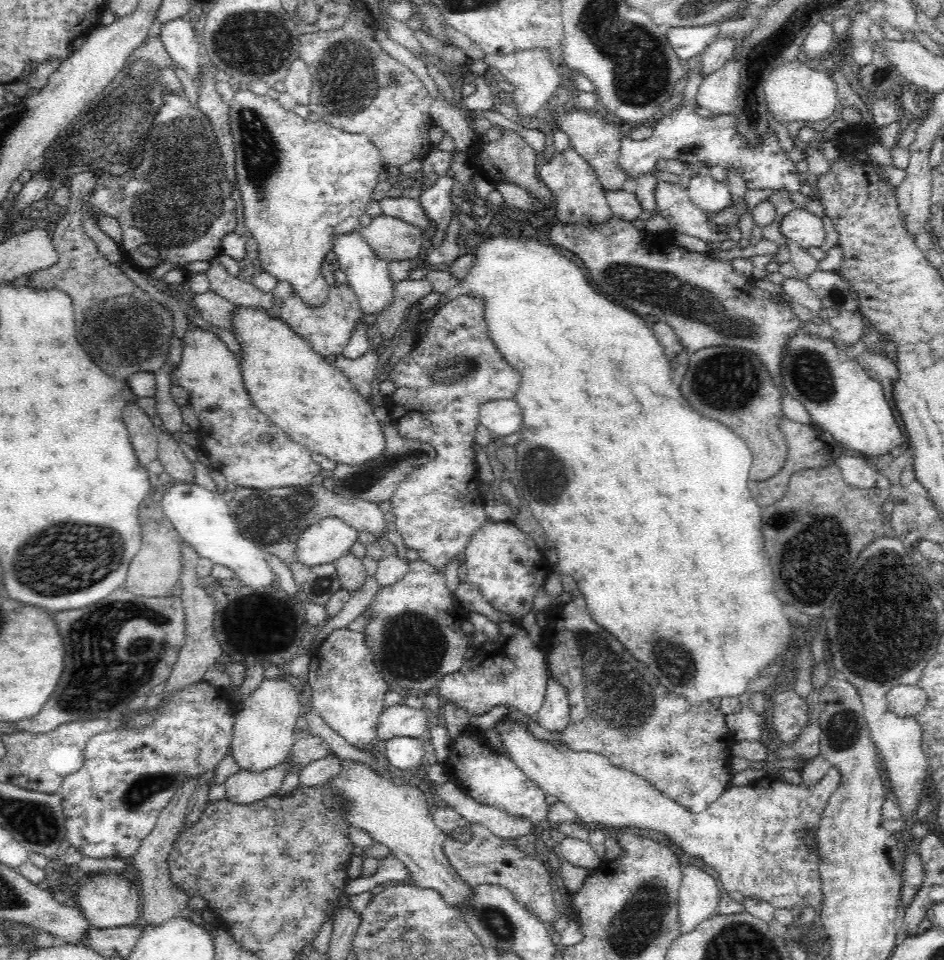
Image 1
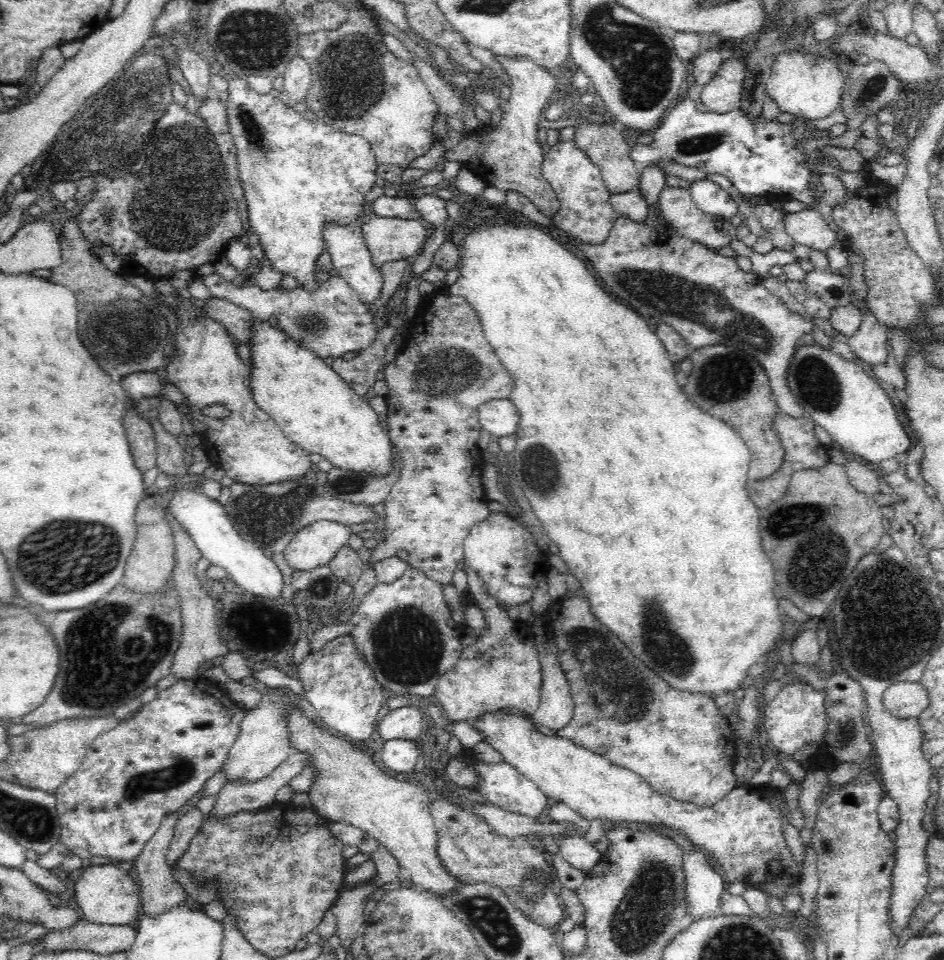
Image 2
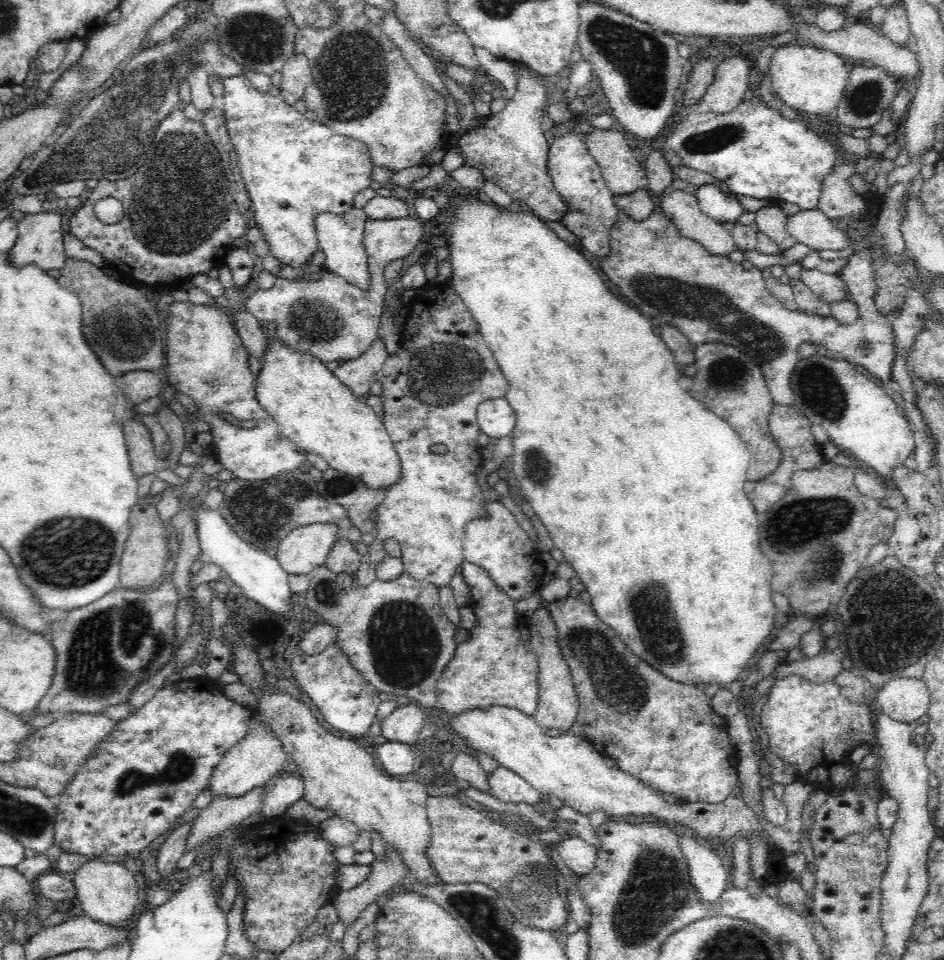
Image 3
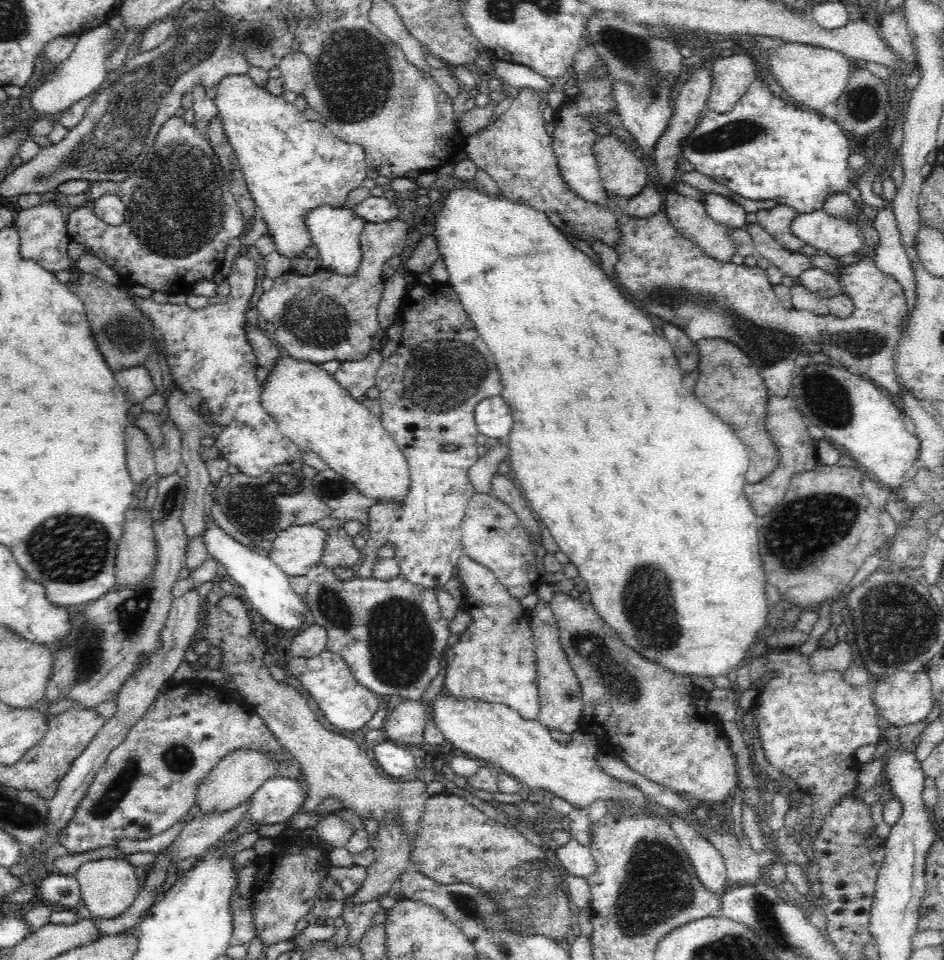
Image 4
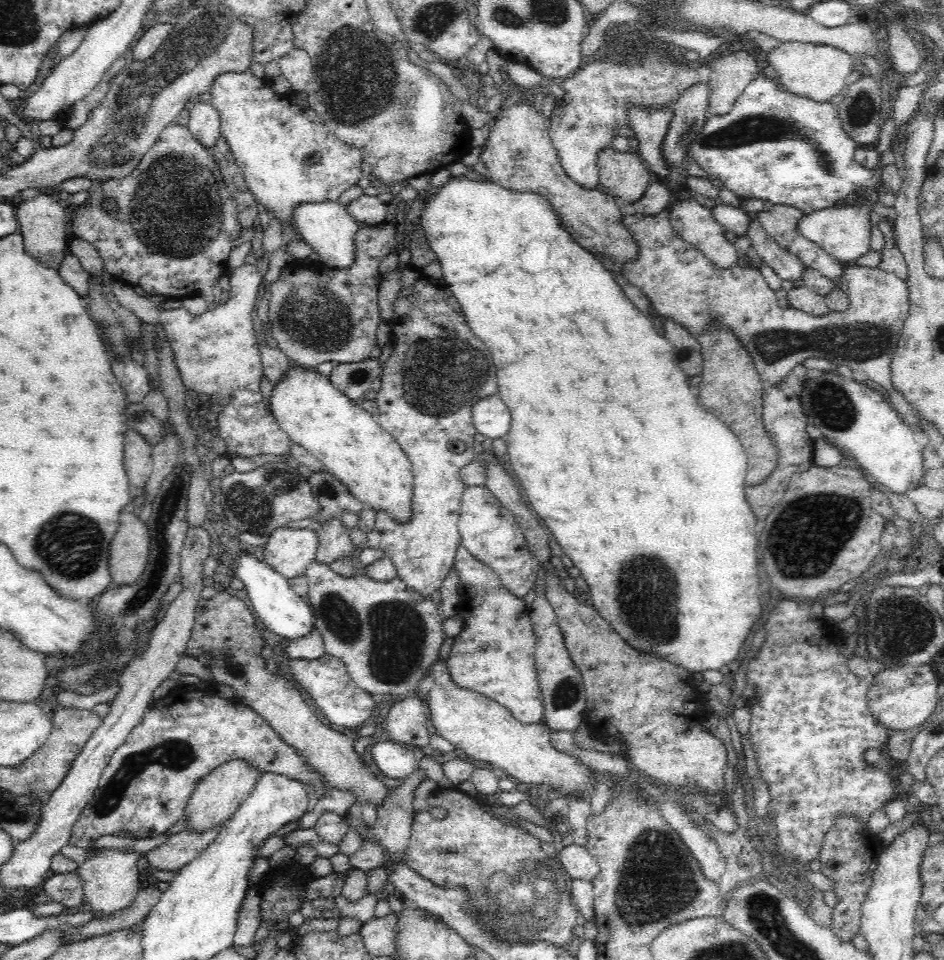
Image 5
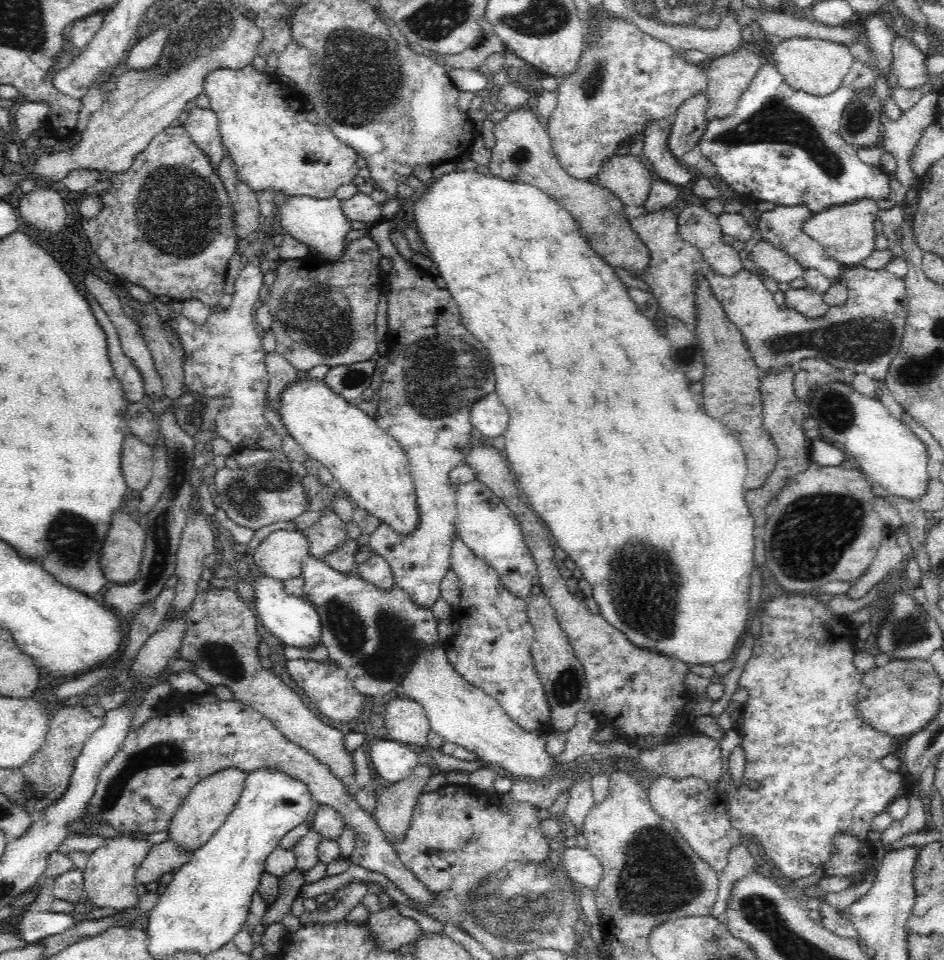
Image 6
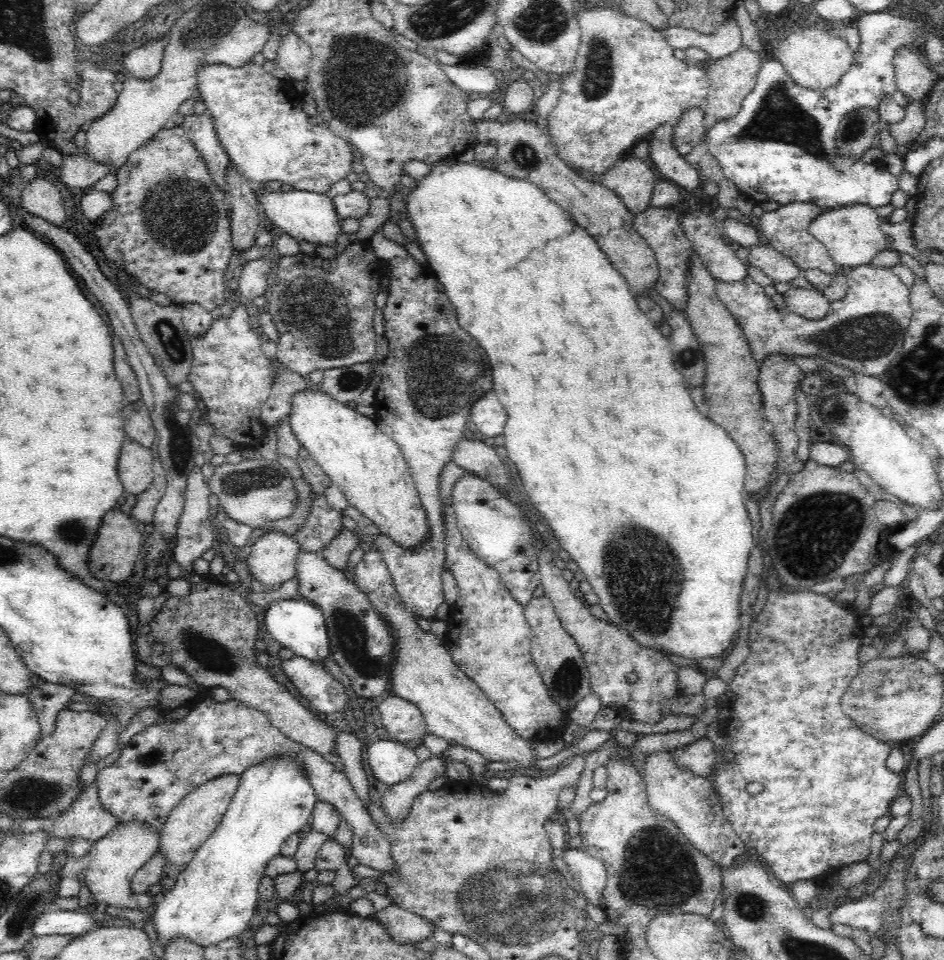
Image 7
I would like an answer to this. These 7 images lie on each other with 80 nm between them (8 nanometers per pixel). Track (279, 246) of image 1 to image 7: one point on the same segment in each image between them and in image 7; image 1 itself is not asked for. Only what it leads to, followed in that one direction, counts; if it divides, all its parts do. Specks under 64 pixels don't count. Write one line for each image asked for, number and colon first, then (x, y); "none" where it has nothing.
2: (298, 176)
3: (293, 169)
4: (291, 165)
5: (286, 160)
6: (264, 129)
7: (258, 116)

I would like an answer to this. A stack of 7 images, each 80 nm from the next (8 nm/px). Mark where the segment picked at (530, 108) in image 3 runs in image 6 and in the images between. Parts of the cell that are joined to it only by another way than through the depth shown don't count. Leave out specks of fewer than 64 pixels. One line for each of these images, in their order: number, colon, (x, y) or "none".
4: (516, 149)
5: (519, 155)
6: (522, 153)

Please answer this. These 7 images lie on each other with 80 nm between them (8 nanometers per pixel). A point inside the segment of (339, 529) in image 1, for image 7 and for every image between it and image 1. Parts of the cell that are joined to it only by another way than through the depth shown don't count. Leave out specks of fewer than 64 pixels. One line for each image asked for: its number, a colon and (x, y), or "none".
2: (313, 546)
3: (307, 547)
4: (296, 550)
5: (289, 551)
6: (281, 554)
7: (272, 560)

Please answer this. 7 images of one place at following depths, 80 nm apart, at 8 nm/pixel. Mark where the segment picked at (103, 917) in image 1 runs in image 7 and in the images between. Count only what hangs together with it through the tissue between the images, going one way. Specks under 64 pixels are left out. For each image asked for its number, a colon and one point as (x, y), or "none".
2: (106, 895)
3: (106, 892)
4: (108, 887)
5: (110, 880)
6: (110, 873)
7: (114, 859)

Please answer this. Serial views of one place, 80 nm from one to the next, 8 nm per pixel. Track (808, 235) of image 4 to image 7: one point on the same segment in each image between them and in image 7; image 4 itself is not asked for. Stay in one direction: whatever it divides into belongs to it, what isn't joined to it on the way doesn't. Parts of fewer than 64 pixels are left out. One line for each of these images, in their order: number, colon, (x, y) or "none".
5: (844, 233)
6: (846, 232)
7: (852, 236)

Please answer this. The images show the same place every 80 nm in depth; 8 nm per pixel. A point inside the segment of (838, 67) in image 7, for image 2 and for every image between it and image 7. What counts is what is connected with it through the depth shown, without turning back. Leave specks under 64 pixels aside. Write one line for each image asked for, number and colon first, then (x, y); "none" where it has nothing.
2: (802, 86)
3: (810, 80)
4: (813, 77)
5: (818, 72)
6: (817, 67)

